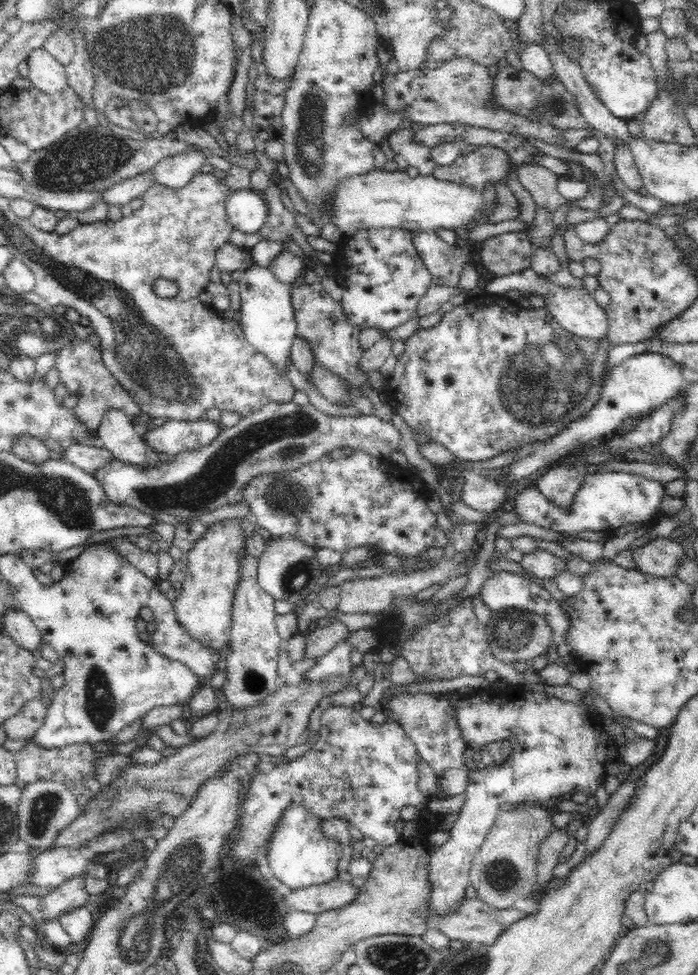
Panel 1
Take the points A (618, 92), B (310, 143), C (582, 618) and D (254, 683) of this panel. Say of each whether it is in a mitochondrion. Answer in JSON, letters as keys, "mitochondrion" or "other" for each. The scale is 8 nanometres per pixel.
{"A":"other","B":"mitochondrion","C":"other","D":"mitochondrion"}

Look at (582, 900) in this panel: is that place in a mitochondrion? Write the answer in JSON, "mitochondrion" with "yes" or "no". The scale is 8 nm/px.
{"mitochondrion":"no"}

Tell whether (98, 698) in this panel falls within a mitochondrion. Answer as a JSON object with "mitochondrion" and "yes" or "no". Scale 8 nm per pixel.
{"mitochondrion":"yes"}

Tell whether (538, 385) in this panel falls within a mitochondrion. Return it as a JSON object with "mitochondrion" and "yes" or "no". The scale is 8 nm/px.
{"mitochondrion":"yes"}

